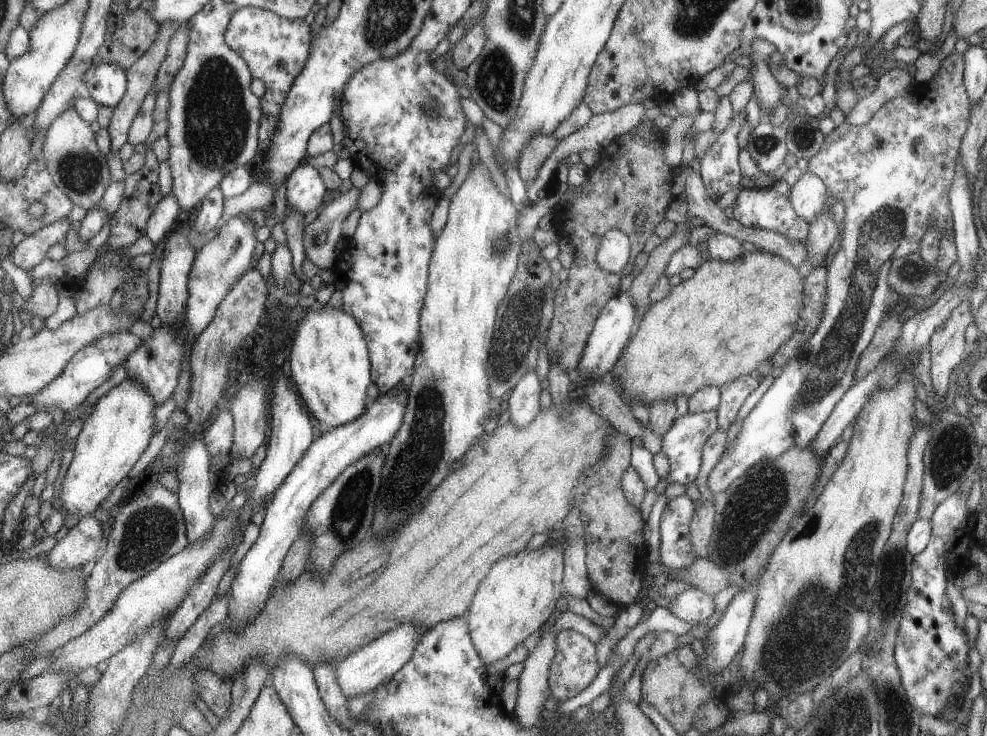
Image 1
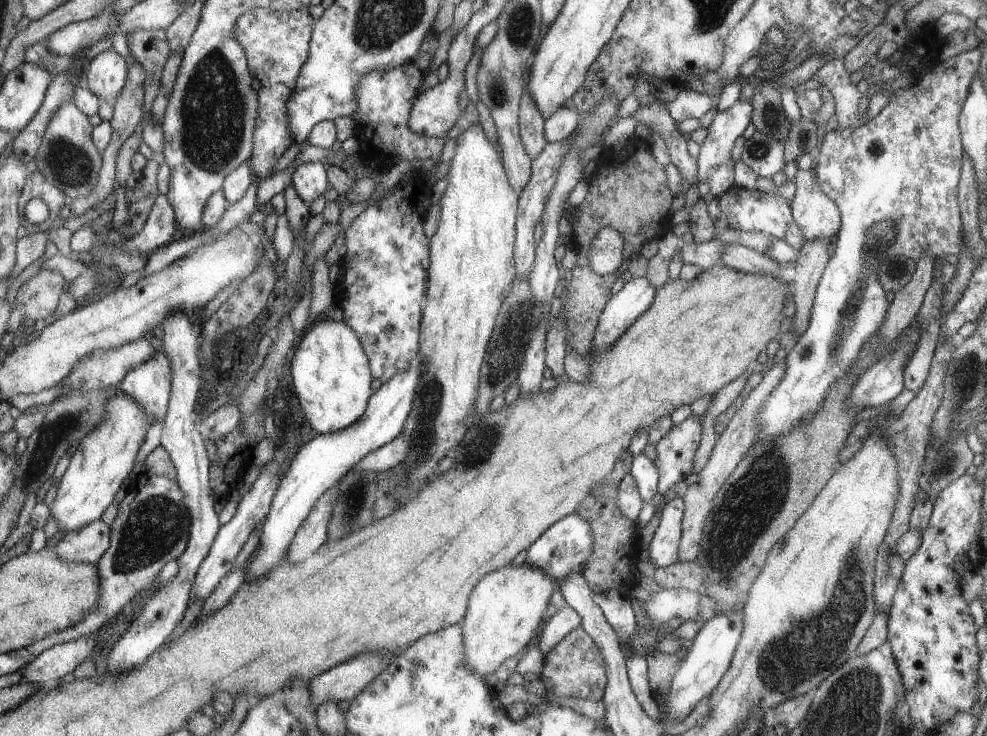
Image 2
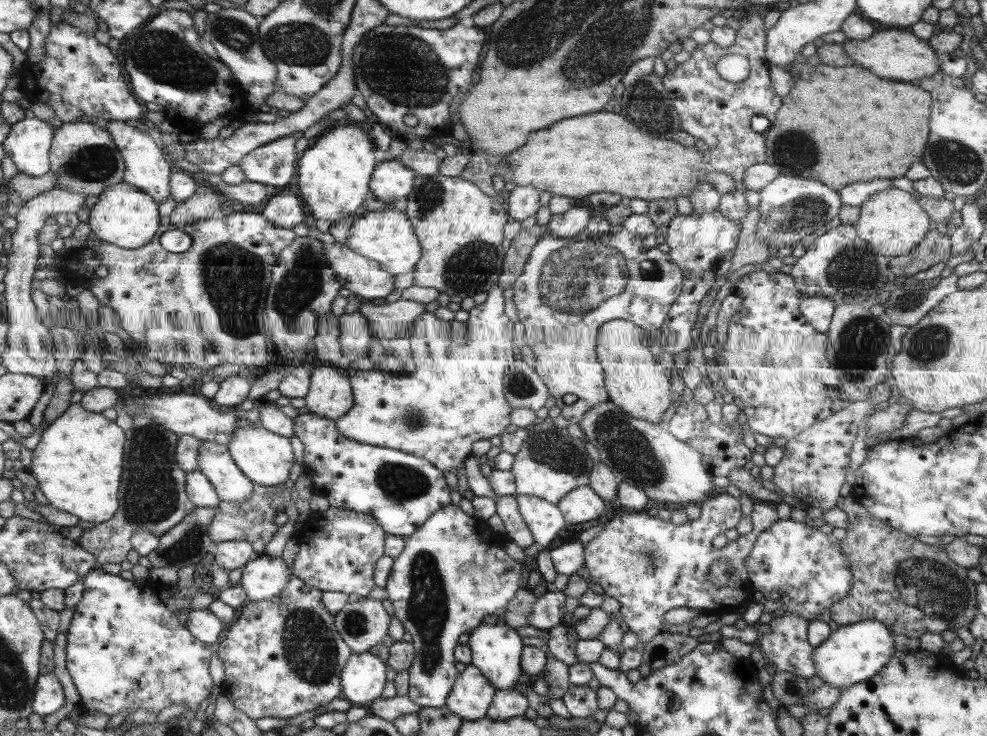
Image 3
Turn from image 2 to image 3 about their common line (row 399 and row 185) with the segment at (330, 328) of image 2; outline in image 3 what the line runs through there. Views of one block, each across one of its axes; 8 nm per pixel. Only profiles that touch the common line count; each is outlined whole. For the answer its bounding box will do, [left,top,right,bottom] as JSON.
[297,124,375,223]

